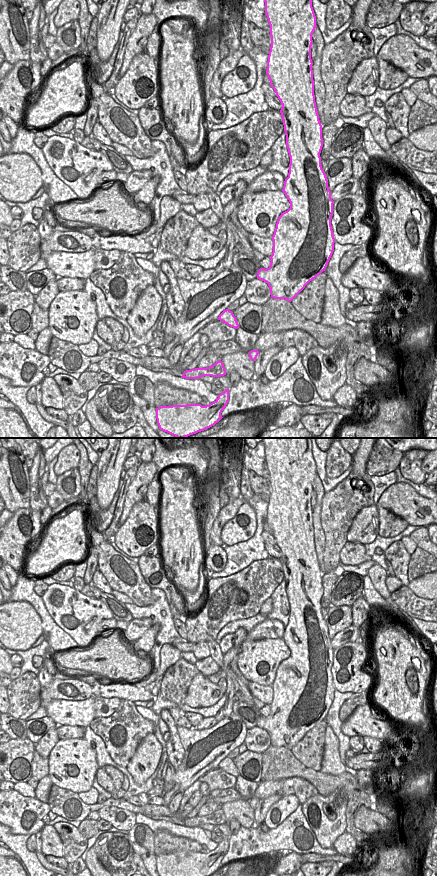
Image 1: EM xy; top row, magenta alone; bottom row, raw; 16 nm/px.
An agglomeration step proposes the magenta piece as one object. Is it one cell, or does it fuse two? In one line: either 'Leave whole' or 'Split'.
Split.

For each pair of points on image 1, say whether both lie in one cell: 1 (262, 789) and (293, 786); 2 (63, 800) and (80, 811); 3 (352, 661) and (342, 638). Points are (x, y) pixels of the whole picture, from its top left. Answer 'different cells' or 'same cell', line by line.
1: same cell
2: same cell
3: different cells

